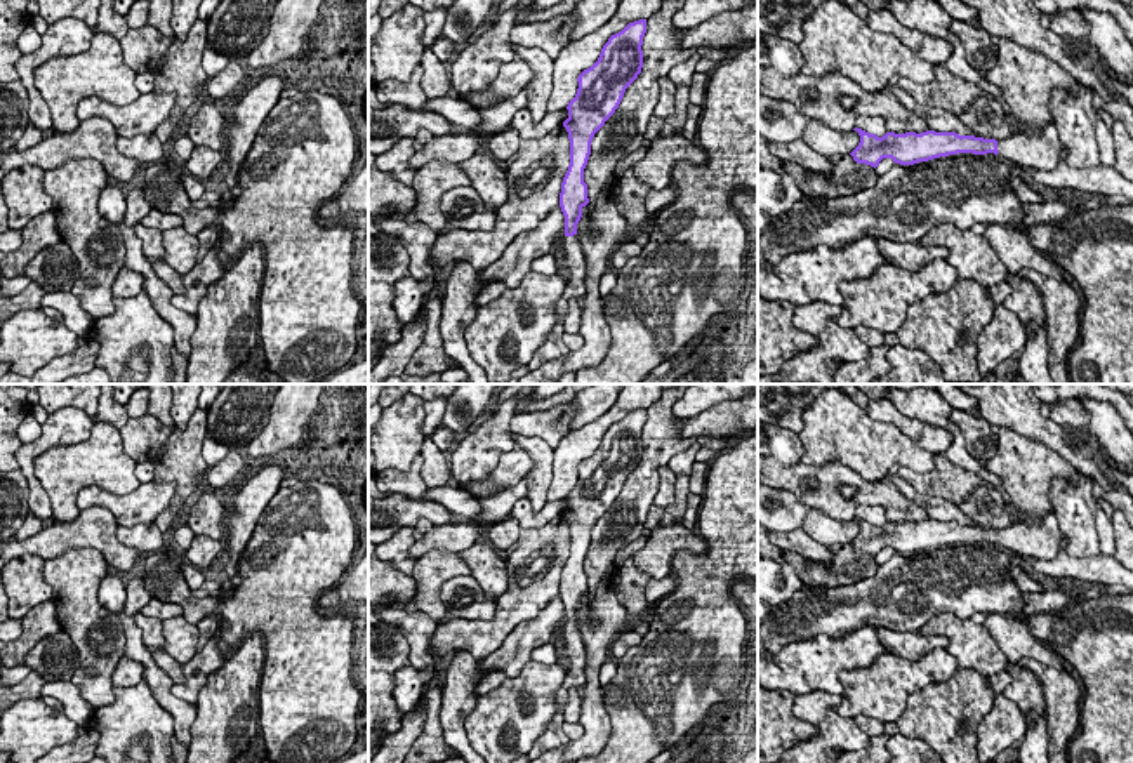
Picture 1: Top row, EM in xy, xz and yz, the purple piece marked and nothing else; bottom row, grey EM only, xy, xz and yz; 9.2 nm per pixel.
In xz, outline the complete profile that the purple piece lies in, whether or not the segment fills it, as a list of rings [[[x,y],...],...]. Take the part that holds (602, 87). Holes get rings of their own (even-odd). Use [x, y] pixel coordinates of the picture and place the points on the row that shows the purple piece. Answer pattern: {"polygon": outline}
{"polygon": [[[646,19],[629,23],[603,45],[598,61],[584,70],[575,97],[568,103],[563,127],[570,139],[570,165],[561,182],[560,207],[565,216],[565,268],[568,282],[563,299],[584,295],[586,259],[577,238],[582,209],[589,203],[584,169],[591,155],[594,134],[619,108],[626,89],[643,68],[643,36]]]}

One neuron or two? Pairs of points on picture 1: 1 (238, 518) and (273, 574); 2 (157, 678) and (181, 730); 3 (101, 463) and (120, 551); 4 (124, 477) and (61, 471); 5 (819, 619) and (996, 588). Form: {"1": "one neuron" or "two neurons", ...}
{"1": "two neurons", "2": "one neuron", "3": "two neurons", "4": "one neuron", "5": "one neuron"}

